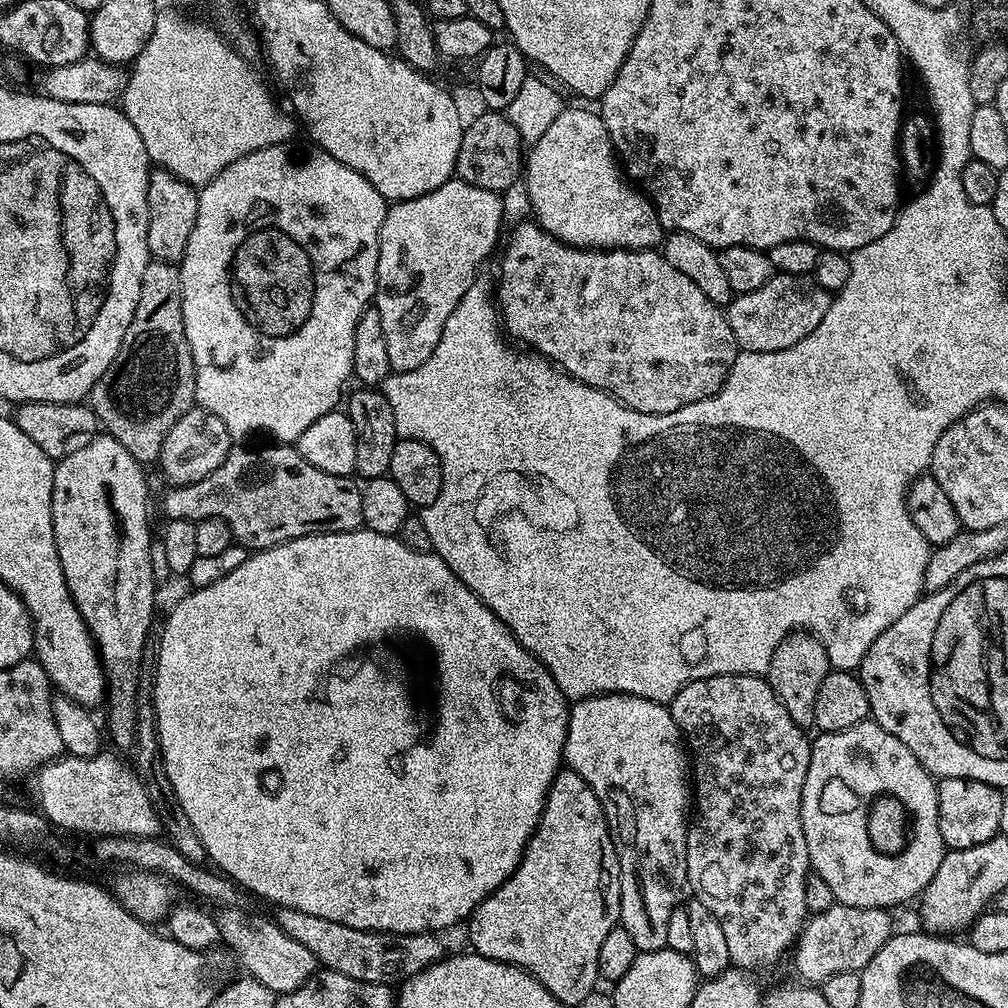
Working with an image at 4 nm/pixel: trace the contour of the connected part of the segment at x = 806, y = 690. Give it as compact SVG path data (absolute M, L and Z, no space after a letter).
M797 630L790 632L785 640L774 650L766 673L768 685L774 690L778 702L786 706L786 714L794 718L800 728L811 729L814 725L814 701L818 699L818 686L828 677L830 665L828 655L817 636L810 632Z

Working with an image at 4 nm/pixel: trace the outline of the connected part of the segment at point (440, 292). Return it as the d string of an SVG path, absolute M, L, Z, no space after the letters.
M455 178L447 180L430 194L398 200L389 207L378 242L374 307L382 318L386 355L390 358L393 373L418 370L418 366L434 354L434 346L438 346L438 338L442 338L446 318L454 314L454 306L458 306L462 294L466 294L466 290L470 290L472 283L478 279L476 267L495 250L500 227L505 227L505 224L501 193L482 190L482 186L470 186L470 182Z

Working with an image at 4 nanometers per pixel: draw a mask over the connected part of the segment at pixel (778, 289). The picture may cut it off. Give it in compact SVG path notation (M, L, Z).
M776 272L758 290L733 295L726 305L728 325L734 334L737 345L745 352L773 352L786 350L826 318L826 310L832 305L832 296L811 276L795 276Z

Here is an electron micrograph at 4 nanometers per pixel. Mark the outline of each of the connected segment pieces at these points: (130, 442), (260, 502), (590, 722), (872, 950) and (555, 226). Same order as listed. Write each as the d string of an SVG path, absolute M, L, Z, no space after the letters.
M152 260L142 274L142 290L134 318L122 338L122 346L110 362L106 374L98 378L92 388L90 407L96 419L106 427L107 435L114 437L142 466L155 465L160 459L162 442L170 434L170 426L182 418L196 404L196 371L190 346L186 342L186 326L182 322L182 286L180 270L175 264Z
M272 446L276 448L264 448L261 452L239 452L233 450L222 462L222 466L218 466L218 470L214 470L214 474L206 474L206 478L202 478L202 482L191 484L190 486L178 486L177 488L169 487L168 493L164 496L164 504L168 507L168 516L173 520L209 520L210 518L218 518L222 522L226 522L226 526L230 526L232 538L235 543L240 544L243 548L249 550L259 550L262 548L273 548L279 544L285 544L287 540L296 540L299 536L310 536L321 532L353 532L356 528L363 525L362 518L362 494L360 493L361 485L357 483L352 476L335 476L334 474L326 474L322 470L318 470L314 466L310 466L310 462L306 462L306 458L302 458L295 447L292 446Z
M607 692L598 696L588 696L586 699L577 700L569 709L567 738L564 743L564 760L567 767L583 778L594 790L608 819L608 829L612 832L612 841L616 843L616 853L620 863L620 918L619 927L634 938L637 952L653 952L659 948L667 948L666 930L670 926L670 914L681 903L680 891L685 891L688 882L686 870L686 842L688 841L688 826L690 823L690 760L684 739L677 723L674 722L672 711L667 705L654 702L652 699L638 698L637 695L622 695L617 692Z
M833 904L830 910L817 912L807 917L806 923L800 929L800 937L795 942L794 953L796 952L796 972L801 976L801 981L809 985L818 986L830 974L839 972L863 972L864 968L882 950L882 946L892 935L893 913L886 908L859 908L858 906L846 906L845 904Z
M568 106L558 114L558 118L554 118L554 122L550 122L546 134L542 134L542 138L538 138L527 153L526 183L532 203L531 215L535 223L554 238L561 240L563 244L597 250L610 248L652 250L666 235L666 229L661 224L652 201L626 179L618 163L618 153L612 147L612 139L606 130L604 119L595 111L587 112L584 108Z

